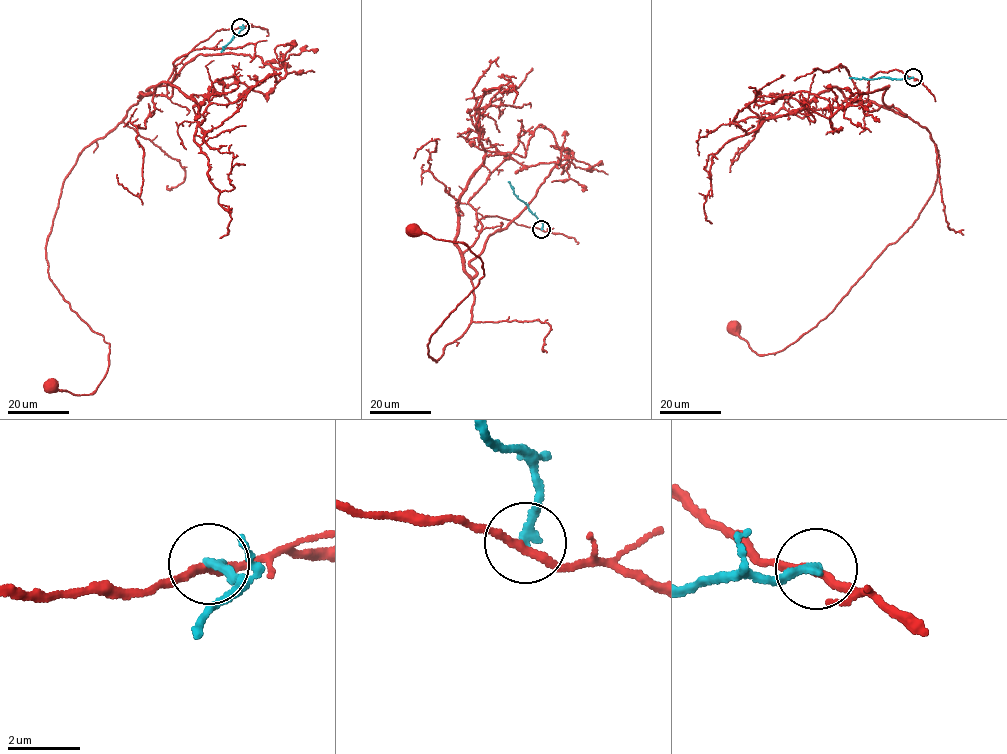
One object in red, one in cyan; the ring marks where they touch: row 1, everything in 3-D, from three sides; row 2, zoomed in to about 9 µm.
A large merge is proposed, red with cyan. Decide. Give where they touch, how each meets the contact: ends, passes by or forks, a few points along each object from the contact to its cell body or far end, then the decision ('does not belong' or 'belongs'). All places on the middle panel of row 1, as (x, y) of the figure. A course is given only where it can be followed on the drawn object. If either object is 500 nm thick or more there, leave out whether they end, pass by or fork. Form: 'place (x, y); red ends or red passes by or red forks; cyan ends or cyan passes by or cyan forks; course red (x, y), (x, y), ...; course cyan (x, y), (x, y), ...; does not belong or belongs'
place (541, 229); red passes by; cyan ends; course red (541, 229), (480, 219), (463, 254), (471, 319), (437, 362), (431, 334), (483, 262), (413, 228); course cyan (541, 229), (542, 223), (514, 193), (508, 182); does not belong

